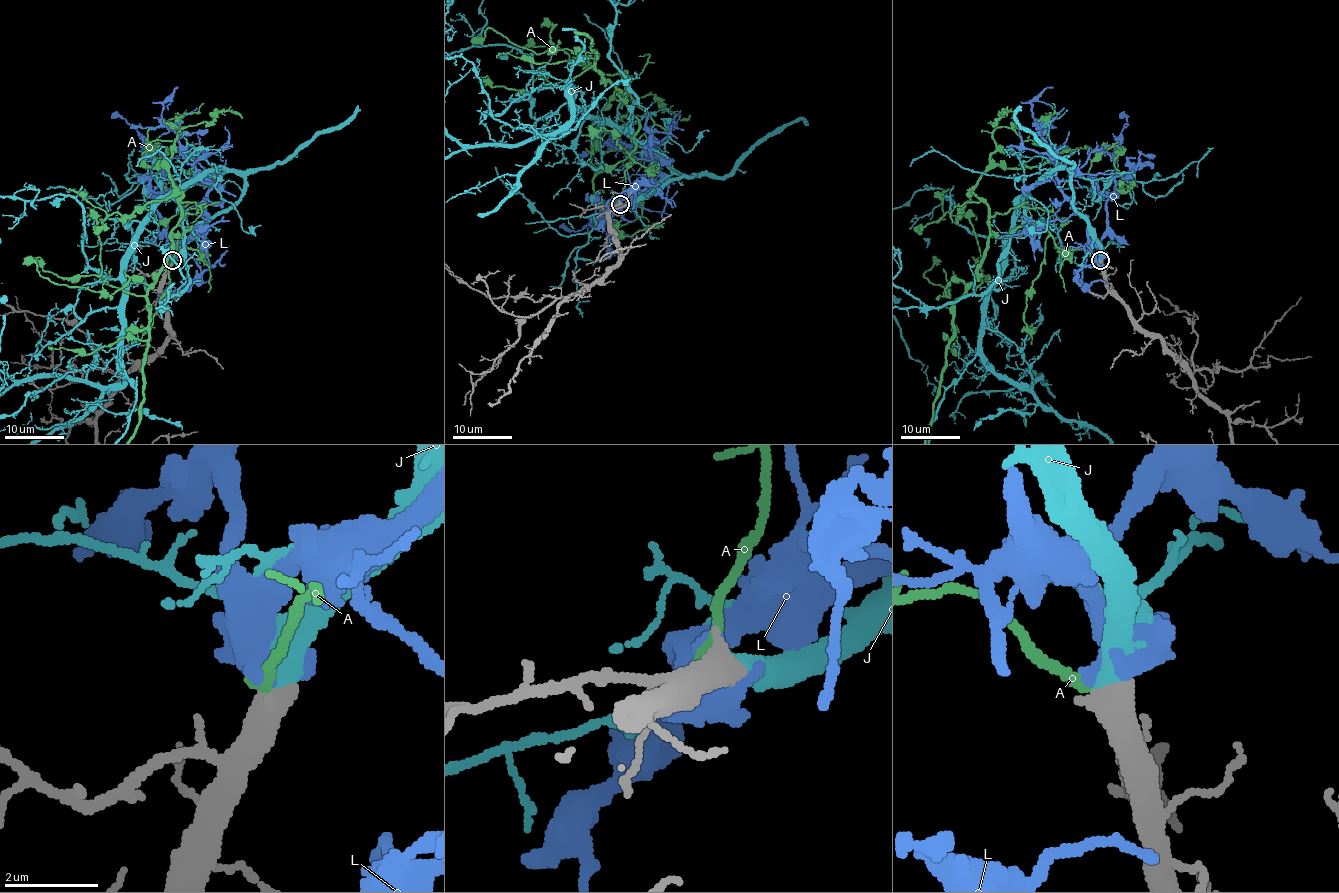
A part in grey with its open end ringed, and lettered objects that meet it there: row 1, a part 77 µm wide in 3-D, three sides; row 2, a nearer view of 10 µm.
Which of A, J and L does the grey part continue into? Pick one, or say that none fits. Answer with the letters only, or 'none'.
J

